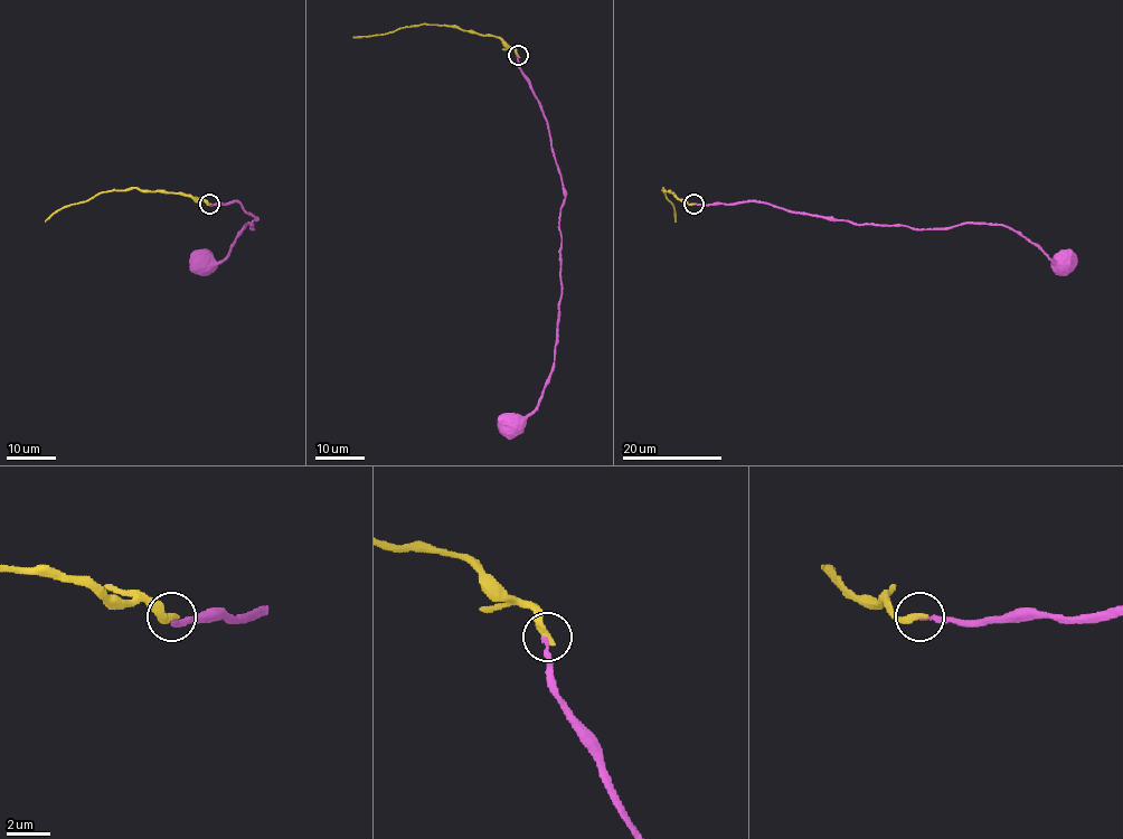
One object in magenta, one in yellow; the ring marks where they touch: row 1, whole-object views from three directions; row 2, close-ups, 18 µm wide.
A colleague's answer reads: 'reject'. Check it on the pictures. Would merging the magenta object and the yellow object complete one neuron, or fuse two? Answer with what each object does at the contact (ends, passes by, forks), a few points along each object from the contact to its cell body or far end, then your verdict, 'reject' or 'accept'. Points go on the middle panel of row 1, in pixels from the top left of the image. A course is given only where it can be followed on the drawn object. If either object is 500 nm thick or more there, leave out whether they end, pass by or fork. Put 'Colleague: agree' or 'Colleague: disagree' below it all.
magenta ends; yellow ends; course magenta (517, 56), (517, 66), (546, 120), (565, 196), (555, 366), (537, 406), (511, 420), (507, 427); course yellow (517, 56), (498, 37), (436, 25), (408, 26), (354, 37); reject
Colleague: agree

